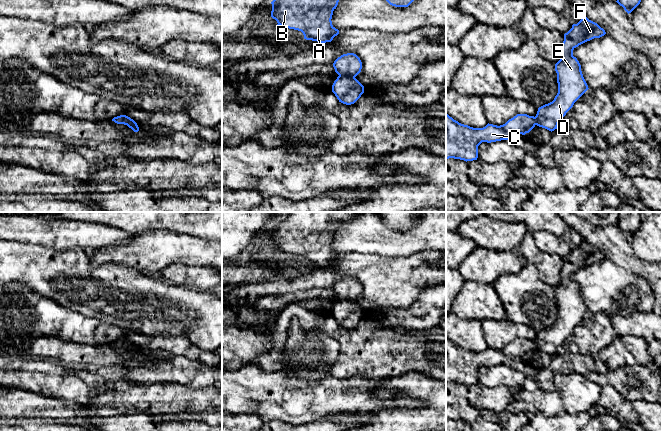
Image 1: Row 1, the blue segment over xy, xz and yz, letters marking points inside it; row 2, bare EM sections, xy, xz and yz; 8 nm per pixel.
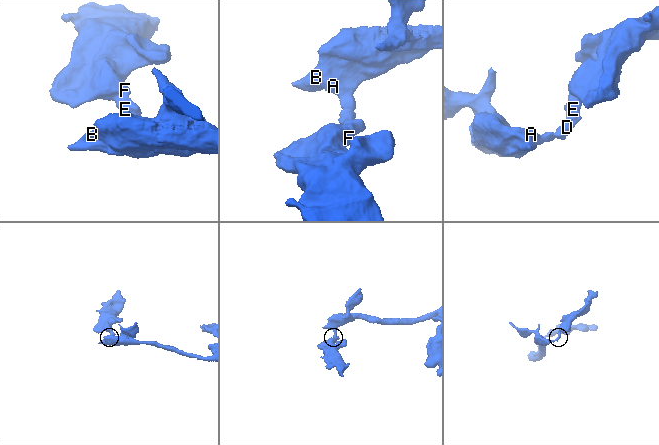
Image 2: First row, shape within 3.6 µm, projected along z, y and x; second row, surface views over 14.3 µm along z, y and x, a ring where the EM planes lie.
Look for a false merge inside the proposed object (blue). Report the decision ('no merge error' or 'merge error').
no merge error

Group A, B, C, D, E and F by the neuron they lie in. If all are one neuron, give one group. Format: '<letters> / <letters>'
A B C D E F

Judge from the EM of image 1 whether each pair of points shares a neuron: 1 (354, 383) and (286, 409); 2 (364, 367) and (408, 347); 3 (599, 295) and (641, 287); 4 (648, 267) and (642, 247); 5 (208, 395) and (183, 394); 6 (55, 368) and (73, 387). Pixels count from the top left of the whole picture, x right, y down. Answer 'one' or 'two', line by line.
1: one
2: one
3: one
4: two
5: one
6: two

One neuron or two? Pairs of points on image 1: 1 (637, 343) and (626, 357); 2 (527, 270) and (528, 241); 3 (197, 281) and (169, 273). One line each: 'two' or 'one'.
1: one
2: two
3: one

